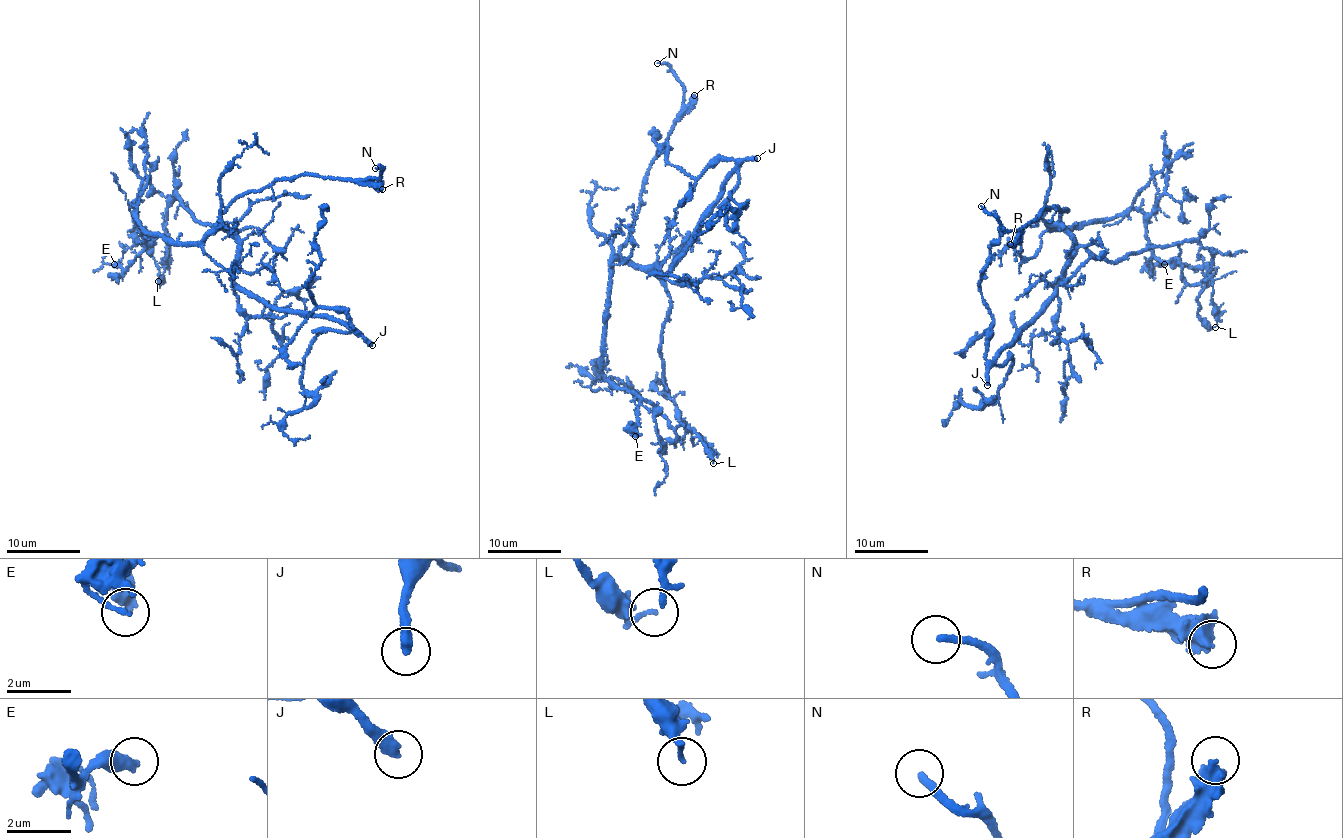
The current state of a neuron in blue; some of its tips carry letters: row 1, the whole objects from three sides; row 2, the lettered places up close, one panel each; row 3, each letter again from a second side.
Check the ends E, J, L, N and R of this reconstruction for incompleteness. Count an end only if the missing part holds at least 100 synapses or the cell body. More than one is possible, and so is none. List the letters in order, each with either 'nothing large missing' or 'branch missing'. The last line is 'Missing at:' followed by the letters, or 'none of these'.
E: nothing large missing
J: branch missing
L: nothing large missing
N: branch missing
R: nothing large missing
Missing at: J, N

